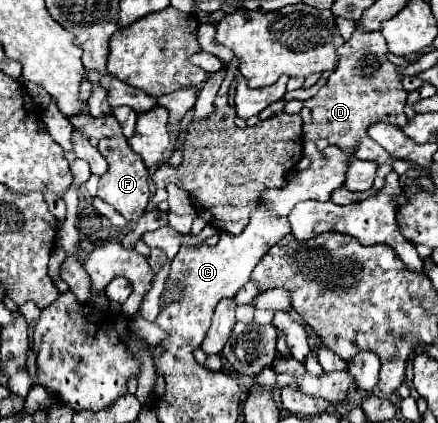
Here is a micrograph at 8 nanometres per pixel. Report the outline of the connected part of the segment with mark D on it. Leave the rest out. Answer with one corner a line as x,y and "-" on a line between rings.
355,29
353,37
339,47
337,69
329,75
319,93
305,101
305,107
311,111
311,121
303,123
303,137
307,141
327,139
329,145
335,145
353,157
357,143
367,137
367,129
375,121
391,125
405,124
401,122
405,99
407,91
401,85
397,67
387,59
387,43
383,35
379,31
363,33
361,29

